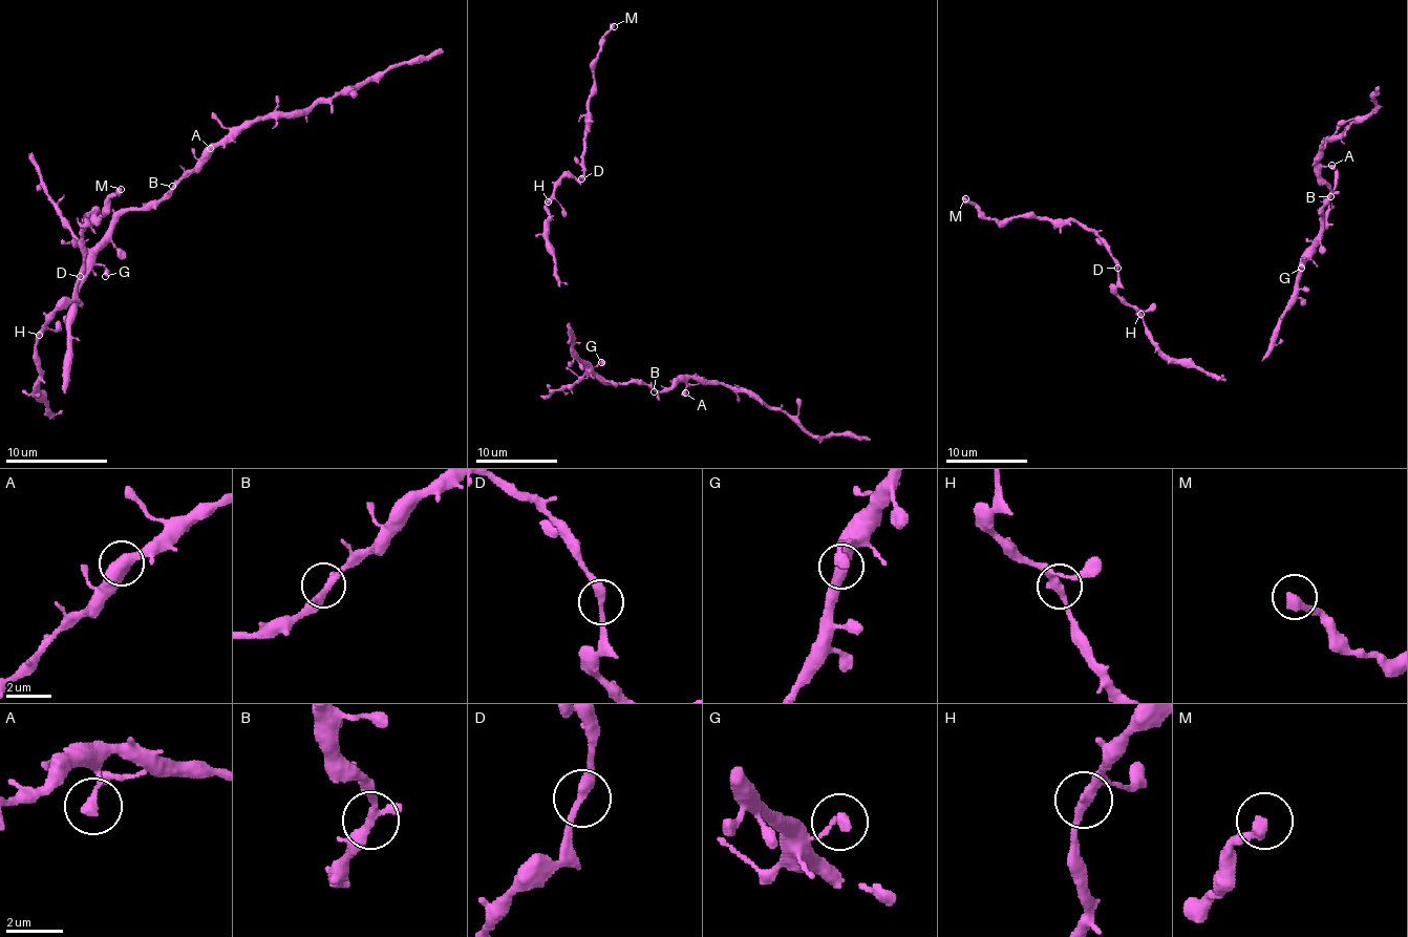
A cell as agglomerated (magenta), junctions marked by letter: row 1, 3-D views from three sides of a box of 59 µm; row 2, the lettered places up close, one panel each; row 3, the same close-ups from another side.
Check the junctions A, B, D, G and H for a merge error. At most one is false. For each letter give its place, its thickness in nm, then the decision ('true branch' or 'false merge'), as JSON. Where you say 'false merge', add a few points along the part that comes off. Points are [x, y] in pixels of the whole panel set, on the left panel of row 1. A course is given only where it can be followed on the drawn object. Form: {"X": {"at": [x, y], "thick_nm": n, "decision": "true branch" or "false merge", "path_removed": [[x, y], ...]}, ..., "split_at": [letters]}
{"A": {"at": [210, 148], "thick_nm": 360, "decision": "true branch"}, "B": {"at": [172, 186], "thick_nm": 240, "decision": "true branch"}, "D": {"at": [80, 276], "thick_nm": 300, "decision": "true branch"}, "G": {"at": [105, 276], "thick_nm": 380, "decision": "true branch"}, "H": {"at": [39, 335], "thick_nm": 320, "decision": "true branch"}, "split_at": []}

